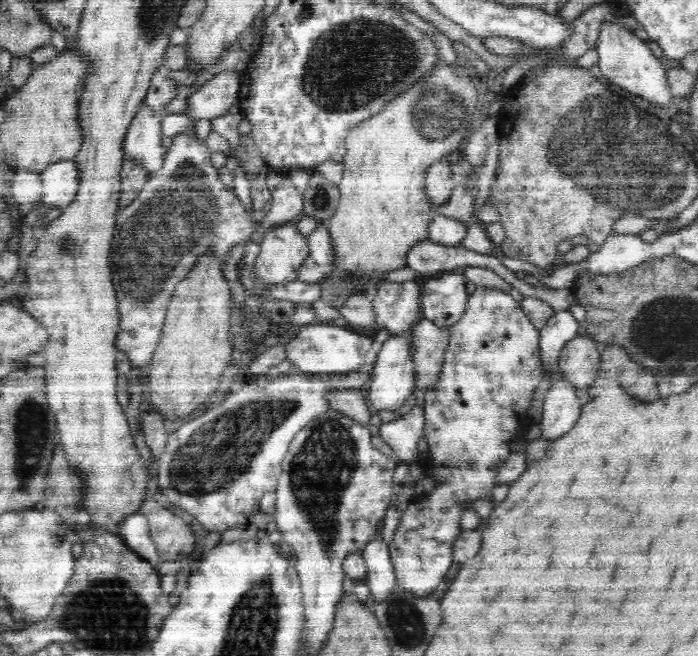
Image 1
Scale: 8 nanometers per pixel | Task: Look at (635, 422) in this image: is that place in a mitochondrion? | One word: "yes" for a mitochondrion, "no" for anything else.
no

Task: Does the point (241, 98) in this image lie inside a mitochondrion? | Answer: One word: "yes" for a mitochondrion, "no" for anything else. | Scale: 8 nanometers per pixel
no

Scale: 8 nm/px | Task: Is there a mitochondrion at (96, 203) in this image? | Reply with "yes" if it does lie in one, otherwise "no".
no

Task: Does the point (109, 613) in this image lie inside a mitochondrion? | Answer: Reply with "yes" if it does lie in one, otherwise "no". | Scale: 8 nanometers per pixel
yes

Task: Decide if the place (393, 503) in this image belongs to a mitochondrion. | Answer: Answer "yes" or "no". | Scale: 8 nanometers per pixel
no

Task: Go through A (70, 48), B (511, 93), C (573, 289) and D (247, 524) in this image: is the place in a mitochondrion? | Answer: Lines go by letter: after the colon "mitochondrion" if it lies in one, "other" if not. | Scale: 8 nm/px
A: other
B: other
C: other
D: other

